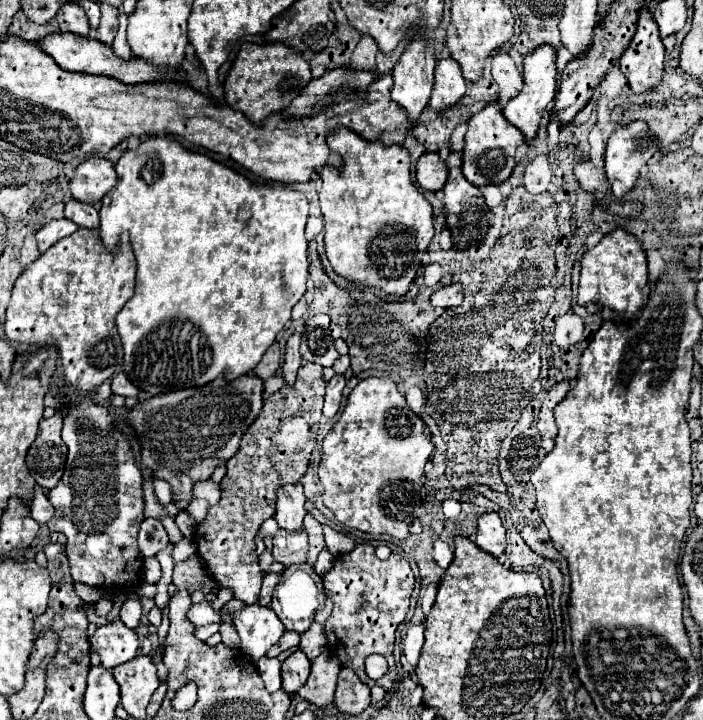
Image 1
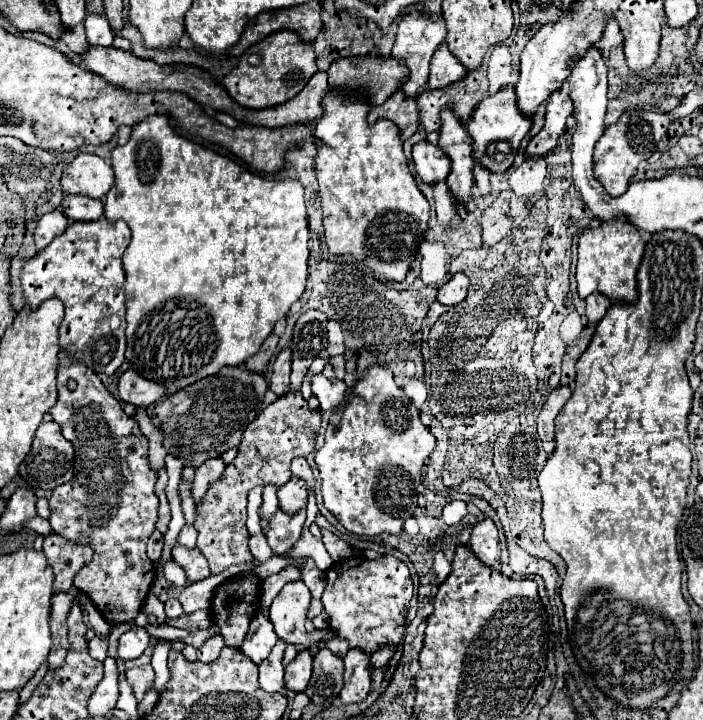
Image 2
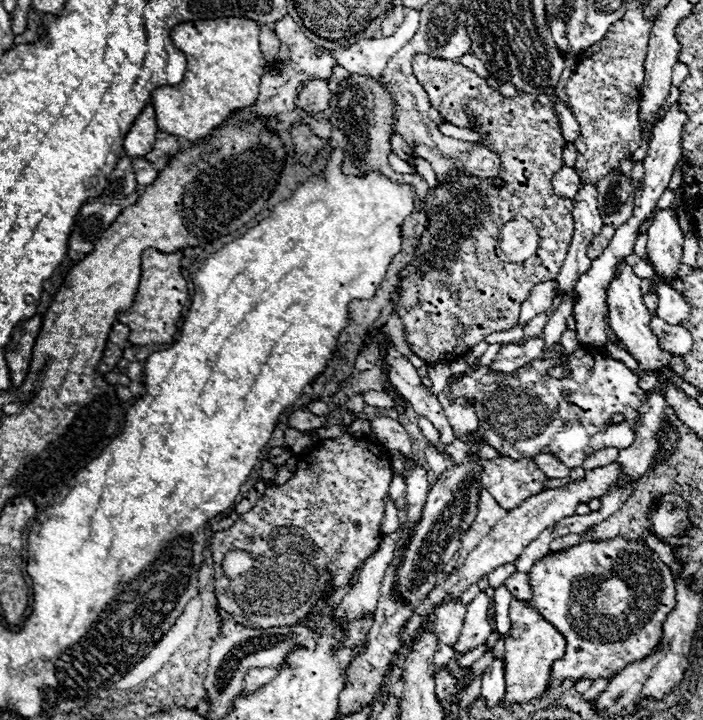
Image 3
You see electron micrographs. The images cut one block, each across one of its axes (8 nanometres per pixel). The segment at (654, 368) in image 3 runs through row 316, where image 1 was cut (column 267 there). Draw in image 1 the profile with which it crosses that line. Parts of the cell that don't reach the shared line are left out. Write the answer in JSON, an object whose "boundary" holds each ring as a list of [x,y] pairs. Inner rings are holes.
{"boundary":[[[260,604],[242,606],[232,612],[232,622],[240,636],[240,652],[252,662],[258,662],[286,630],[274,612]]]}

